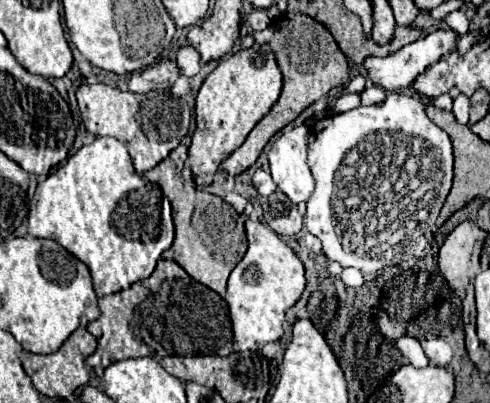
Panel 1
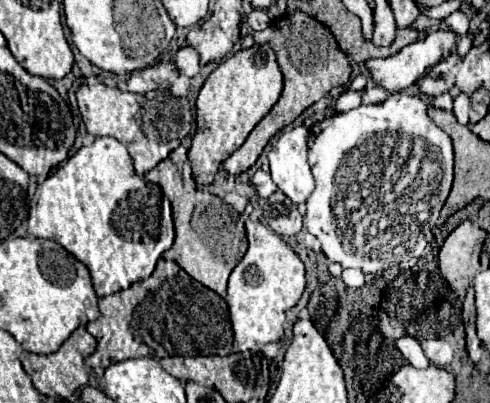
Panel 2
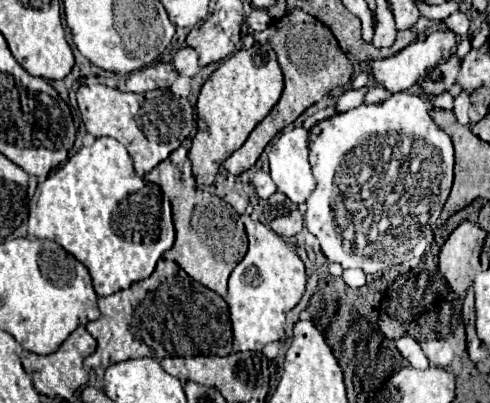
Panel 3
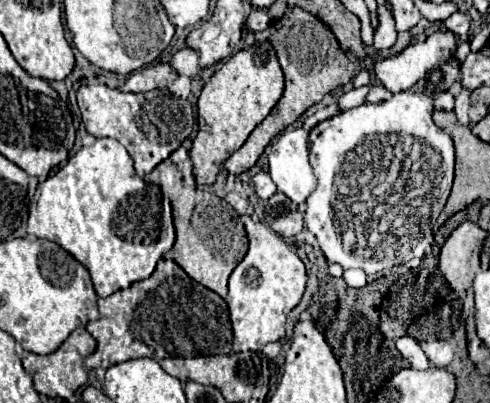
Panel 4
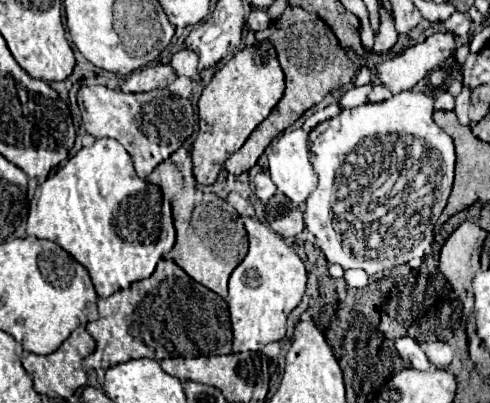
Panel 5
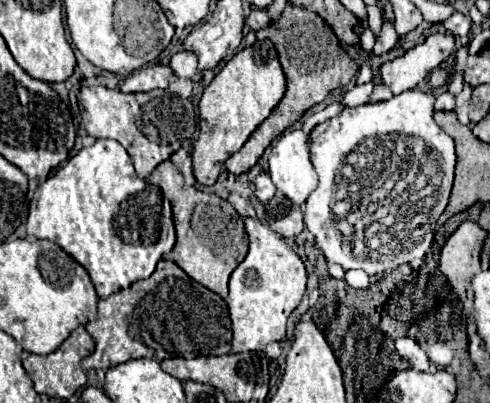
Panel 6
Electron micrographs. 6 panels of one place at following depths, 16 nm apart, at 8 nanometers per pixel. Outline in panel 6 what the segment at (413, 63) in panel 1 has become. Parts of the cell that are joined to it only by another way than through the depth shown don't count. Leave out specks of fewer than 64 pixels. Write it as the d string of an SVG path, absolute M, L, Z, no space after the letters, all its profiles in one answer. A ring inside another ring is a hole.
M432 34L422 44L410 48L404 56L380 66L382 82L392 94L402 94L416 88L426 76L456 52L452 34Z

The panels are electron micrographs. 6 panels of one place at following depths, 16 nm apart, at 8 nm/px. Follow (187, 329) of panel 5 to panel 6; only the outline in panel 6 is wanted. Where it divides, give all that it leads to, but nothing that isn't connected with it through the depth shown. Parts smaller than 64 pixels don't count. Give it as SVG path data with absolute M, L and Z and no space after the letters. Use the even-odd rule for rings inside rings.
M160 260L150 278L140 280L130 288L116 292L106 300L100 300L98 318L94 322L88 322L86 330L94 338L96 350L82 360L81 365L85 371L108 370L134 358L154 358L160 362L164 358L176 358L176 356L196 358L196 356L222 356L232 352L230 346L232 328L230 328L226 302L212 290L194 282L182 268L178 268L170 260Z

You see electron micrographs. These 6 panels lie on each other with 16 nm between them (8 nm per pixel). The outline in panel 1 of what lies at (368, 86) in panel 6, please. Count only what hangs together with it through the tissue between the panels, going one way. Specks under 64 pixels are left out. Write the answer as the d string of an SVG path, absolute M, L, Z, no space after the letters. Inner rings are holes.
M354 92L354 94L344 94L344 96L340 96L338 100L336 100L336 104L334 104L334 112L348 112L348 110L352 110L352 108L358 108L360 106L360 94L362 92Z

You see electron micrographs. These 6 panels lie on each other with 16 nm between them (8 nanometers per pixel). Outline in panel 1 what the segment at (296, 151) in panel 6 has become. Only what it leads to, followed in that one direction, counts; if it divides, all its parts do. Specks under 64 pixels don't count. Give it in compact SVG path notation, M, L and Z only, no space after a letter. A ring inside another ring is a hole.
M288 128L280 132L268 152L270 172L276 186L294 202L306 202L314 192L314 176L306 162L308 128Z

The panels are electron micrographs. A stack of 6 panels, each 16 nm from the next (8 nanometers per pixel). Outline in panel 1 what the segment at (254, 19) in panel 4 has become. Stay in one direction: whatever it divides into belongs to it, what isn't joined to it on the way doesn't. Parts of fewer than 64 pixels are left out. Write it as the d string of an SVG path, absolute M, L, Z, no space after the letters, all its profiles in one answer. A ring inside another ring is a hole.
M252 10L248 14L248 24L252 30L264 30L270 24L270 18L268 18L266 10Z

